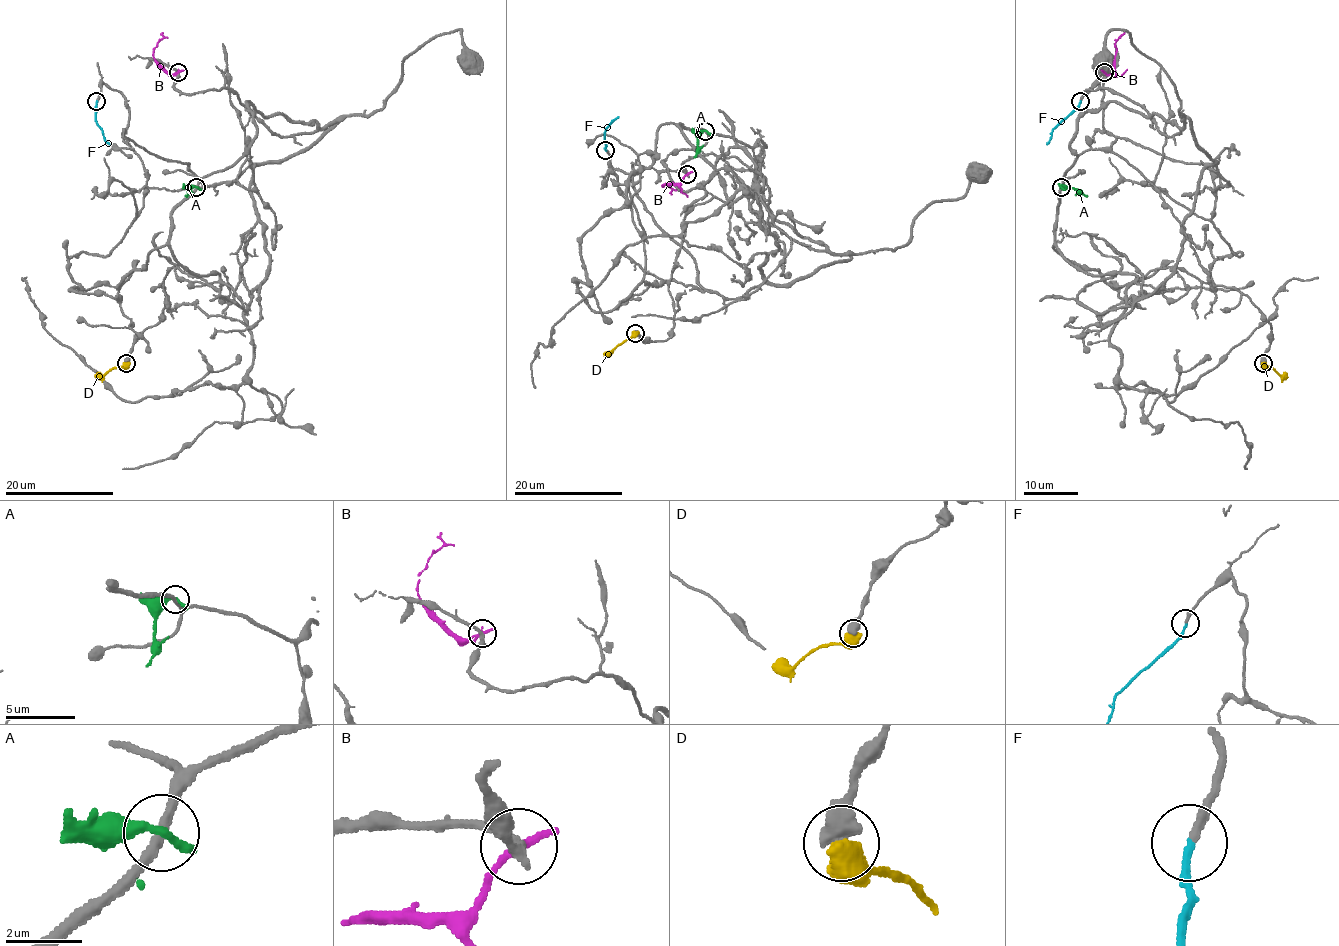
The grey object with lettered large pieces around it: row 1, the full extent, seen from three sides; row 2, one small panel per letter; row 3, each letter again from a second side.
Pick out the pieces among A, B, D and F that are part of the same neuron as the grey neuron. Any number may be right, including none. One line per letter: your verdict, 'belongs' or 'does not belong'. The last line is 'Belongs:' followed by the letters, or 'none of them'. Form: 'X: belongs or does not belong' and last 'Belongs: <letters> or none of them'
A: does not belong
B: does not belong
D: does not belong
F: belongs
Belongs: F

